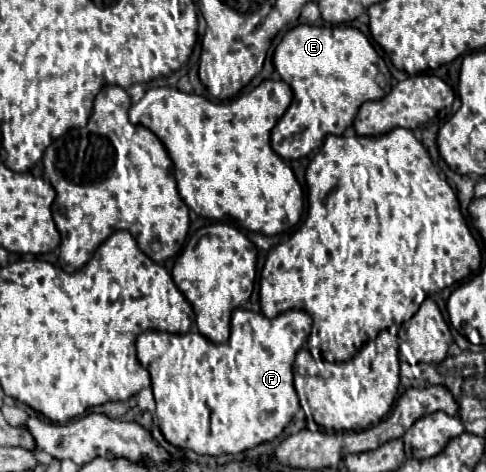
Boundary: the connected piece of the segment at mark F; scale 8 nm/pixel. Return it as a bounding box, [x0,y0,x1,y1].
[137,308,311,456]

